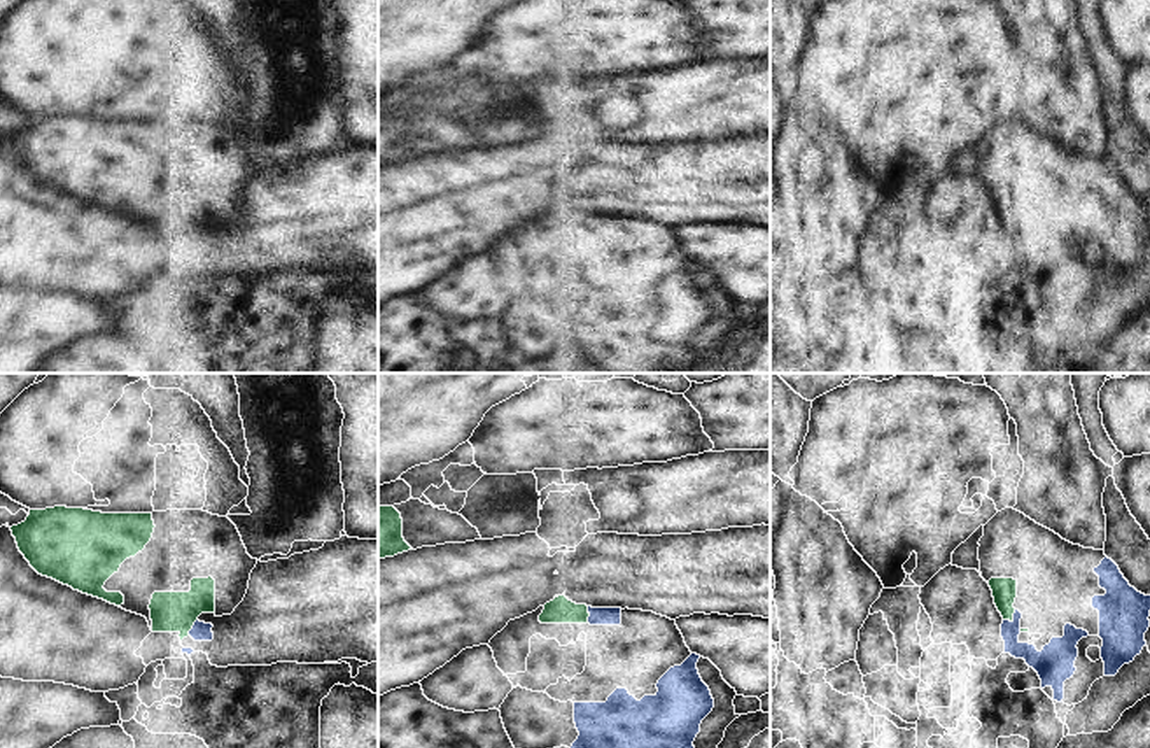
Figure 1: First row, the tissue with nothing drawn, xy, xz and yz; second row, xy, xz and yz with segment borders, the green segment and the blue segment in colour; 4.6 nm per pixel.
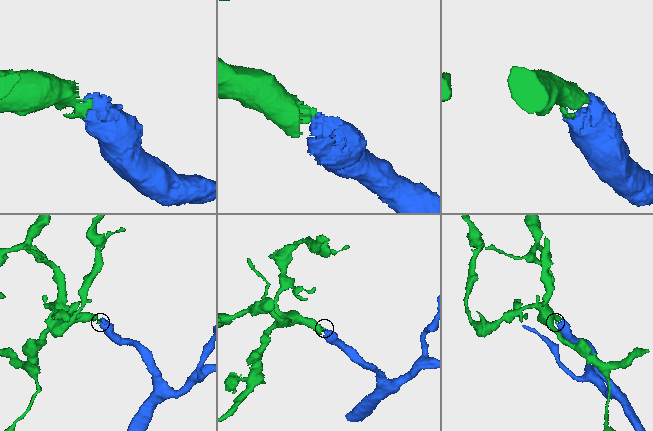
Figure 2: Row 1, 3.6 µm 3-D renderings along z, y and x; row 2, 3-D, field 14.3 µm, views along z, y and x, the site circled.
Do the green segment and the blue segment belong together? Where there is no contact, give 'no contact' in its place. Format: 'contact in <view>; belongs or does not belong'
contact in yz; belongs

